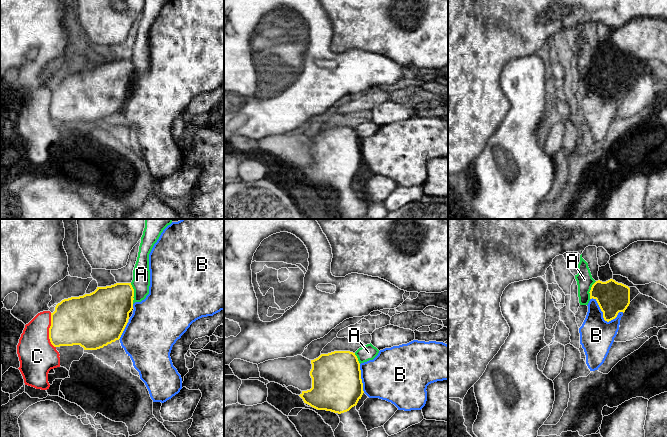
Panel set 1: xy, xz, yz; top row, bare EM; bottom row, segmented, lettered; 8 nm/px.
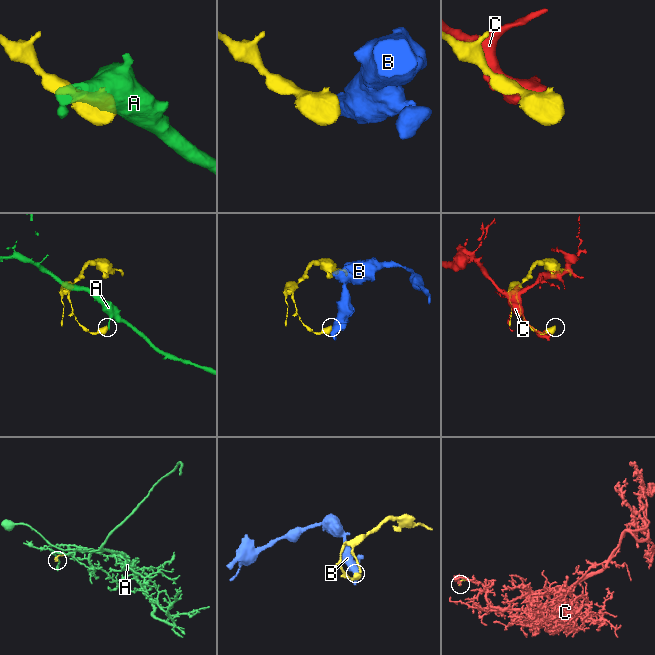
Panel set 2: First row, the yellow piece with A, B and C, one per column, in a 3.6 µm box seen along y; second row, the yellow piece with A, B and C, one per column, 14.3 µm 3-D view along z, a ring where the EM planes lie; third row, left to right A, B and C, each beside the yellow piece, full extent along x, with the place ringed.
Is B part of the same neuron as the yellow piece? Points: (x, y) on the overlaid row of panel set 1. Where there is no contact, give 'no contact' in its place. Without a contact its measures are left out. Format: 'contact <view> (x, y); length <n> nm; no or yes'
contact yz (603, 317); length 300 nm; no

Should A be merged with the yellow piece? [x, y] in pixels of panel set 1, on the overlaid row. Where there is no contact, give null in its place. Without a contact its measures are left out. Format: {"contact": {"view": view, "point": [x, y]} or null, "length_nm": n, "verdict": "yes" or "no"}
{"contact": {"view": "xy", "point": [133, 293]}, "length_nm": 170, "verdict": "no"}

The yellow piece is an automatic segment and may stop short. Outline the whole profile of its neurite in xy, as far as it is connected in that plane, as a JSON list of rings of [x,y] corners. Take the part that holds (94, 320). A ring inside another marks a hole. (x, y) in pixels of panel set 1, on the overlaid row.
[[[131,283],[97,287],[90,293],[62,300],[51,313],[49,339],[54,347],[80,345],[84,350],[97,350],[119,340],[133,309],[134,289]]]

